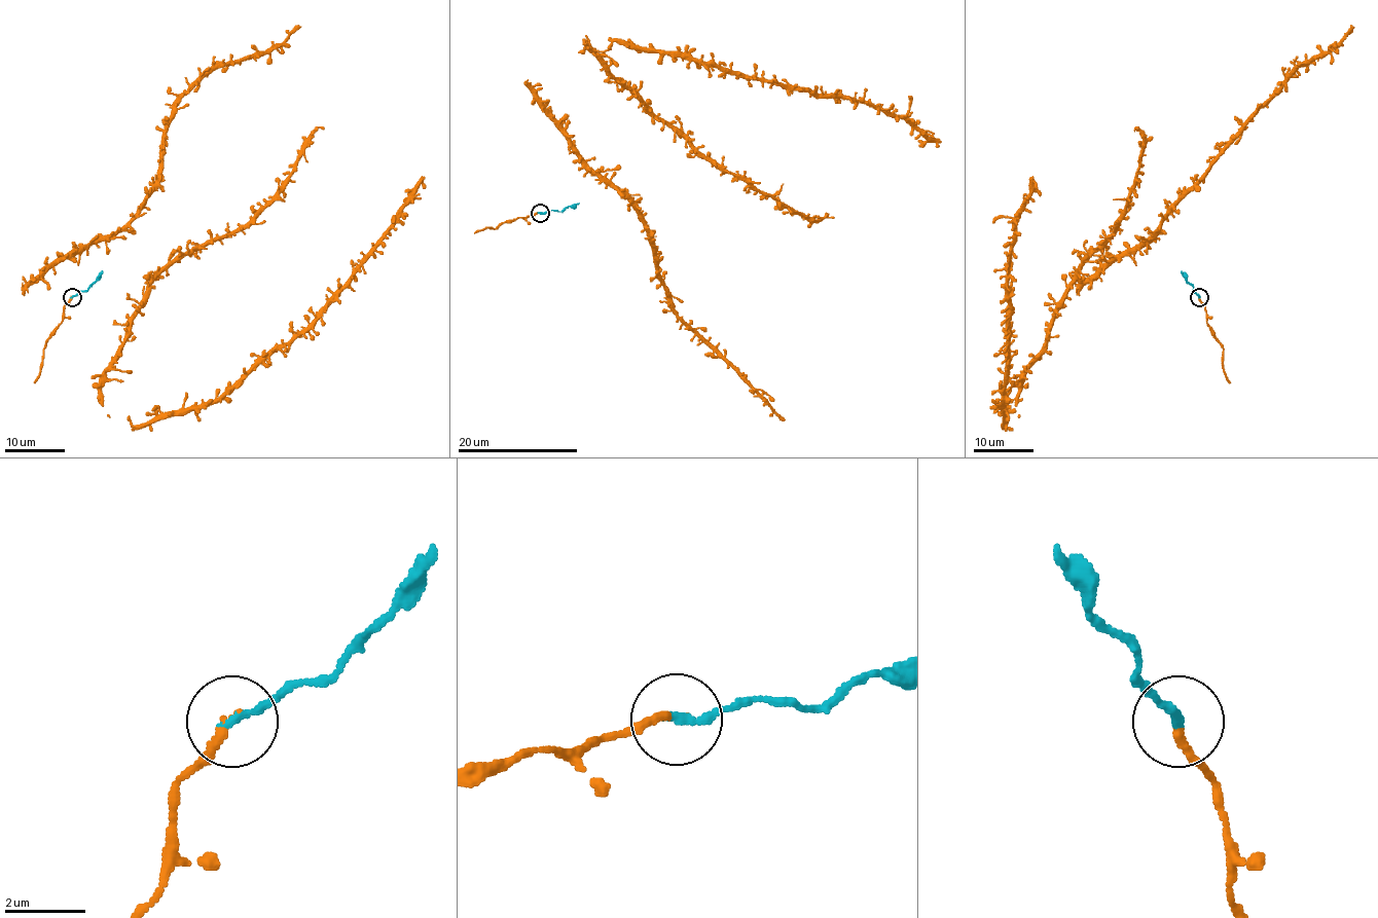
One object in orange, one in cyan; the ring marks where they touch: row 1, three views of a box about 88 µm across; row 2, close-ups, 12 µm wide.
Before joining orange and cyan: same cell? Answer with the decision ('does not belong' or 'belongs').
does not belong

